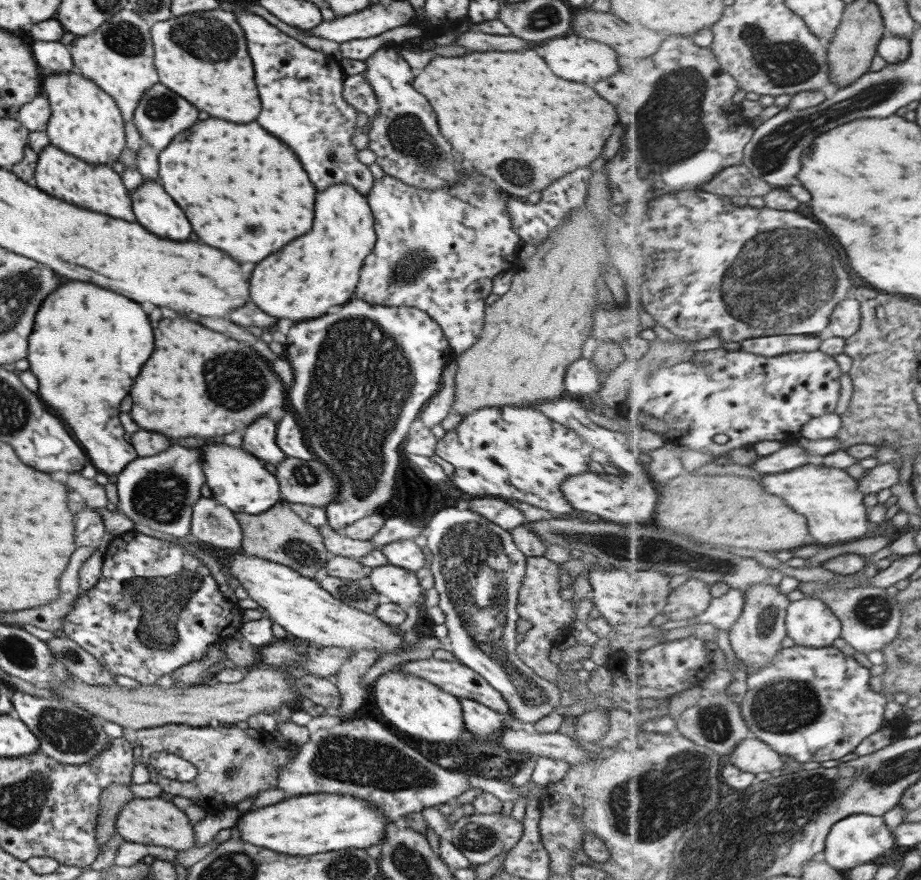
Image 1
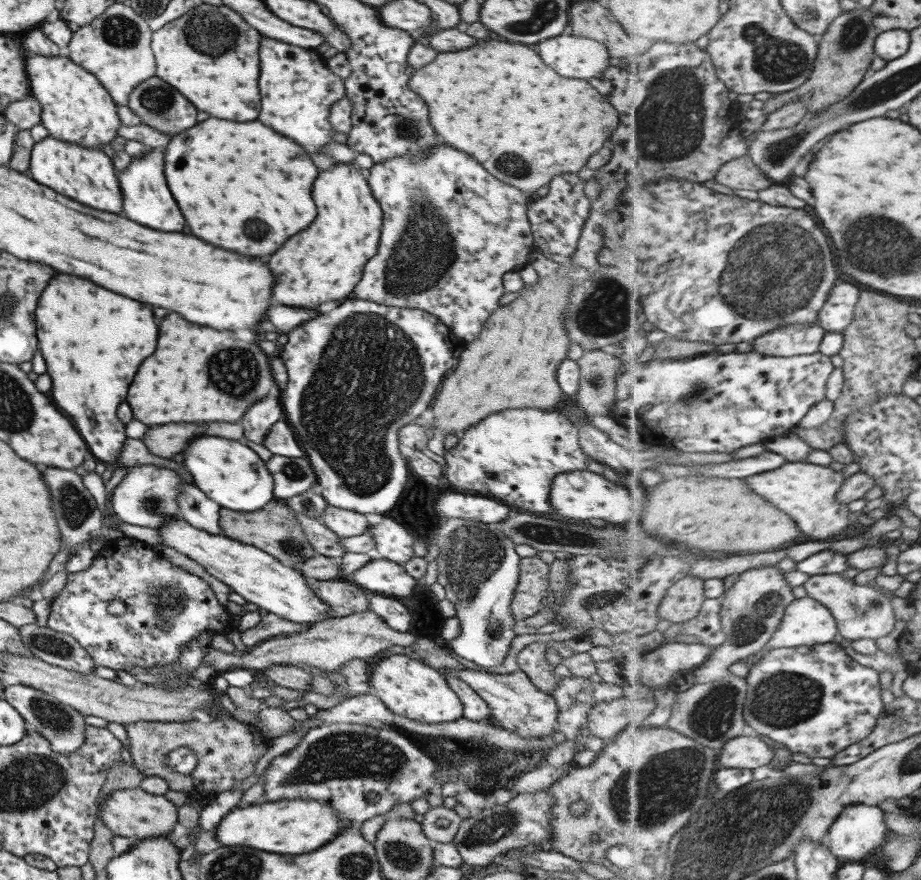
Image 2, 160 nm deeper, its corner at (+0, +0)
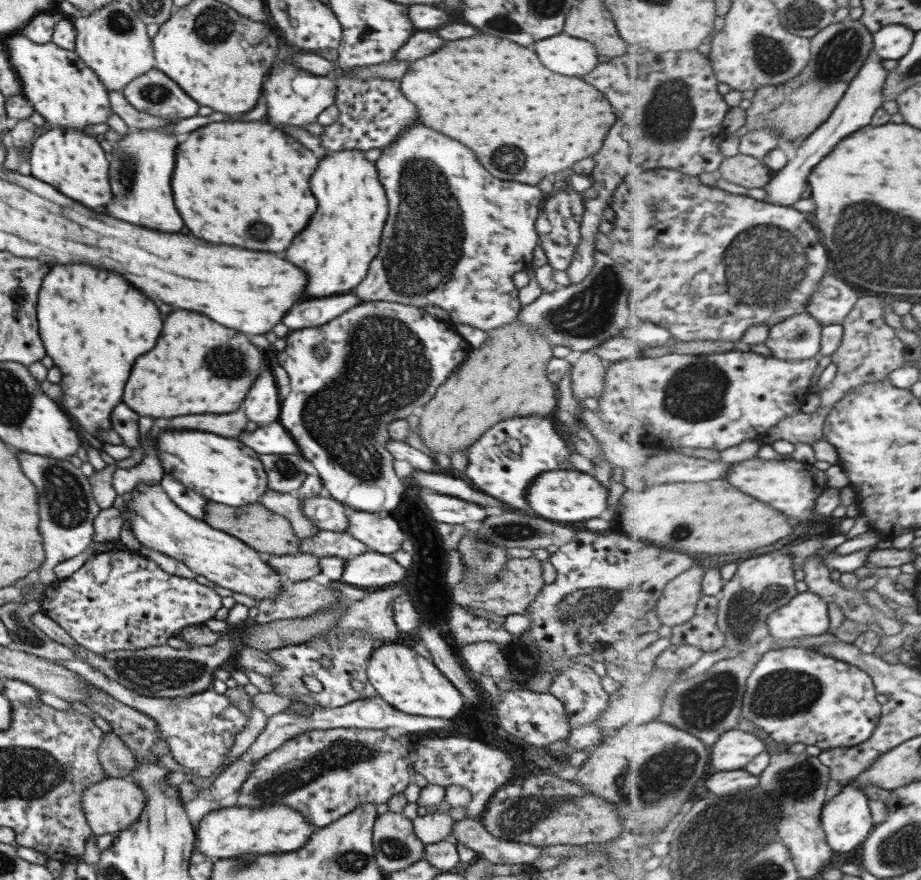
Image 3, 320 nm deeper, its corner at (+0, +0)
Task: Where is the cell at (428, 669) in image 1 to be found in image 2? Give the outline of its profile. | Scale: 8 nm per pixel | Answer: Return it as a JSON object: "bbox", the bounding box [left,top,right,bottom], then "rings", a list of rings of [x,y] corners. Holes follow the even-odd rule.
{"bbox":[446,668,557,738],"rings":[[[463,668],[462,670],[450,670],[446,669],[447,672],[451,672],[455,678],[459,678],[461,682],[465,682],[465,684],[469,685],[474,692],[485,702],[485,705],[487,706],[487,709],[490,712],[490,718],[494,720],[496,723],[498,723],[498,726],[501,728],[504,728],[505,730],[508,730],[509,732],[514,732],[515,734],[518,734],[519,736],[522,736],[523,738],[535,738],[537,736],[547,736],[551,735],[551,733],[555,730],[555,724],[556,724],[556,717],[557,717],[557,706],[556,703],[553,700],[552,696],[547,696],[547,694],[543,694],[543,692],[539,692],[539,690],[536,689],[536,686],[531,684],[529,682],[529,678],[521,672],[521,670],[514,671],[511,674],[487,674],[487,672],[477,672],[477,670],[468,670],[466,668]]]}

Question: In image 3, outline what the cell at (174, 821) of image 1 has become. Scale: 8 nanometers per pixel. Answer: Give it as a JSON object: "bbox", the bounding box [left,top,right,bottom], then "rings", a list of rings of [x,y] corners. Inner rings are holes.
{"bbox":[81,777,145,835],"rings":[[[105,777],[81,793],[81,810],[93,835],[111,834],[135,825],[144,809],[145,795],[136,784],[124,778]]]}

